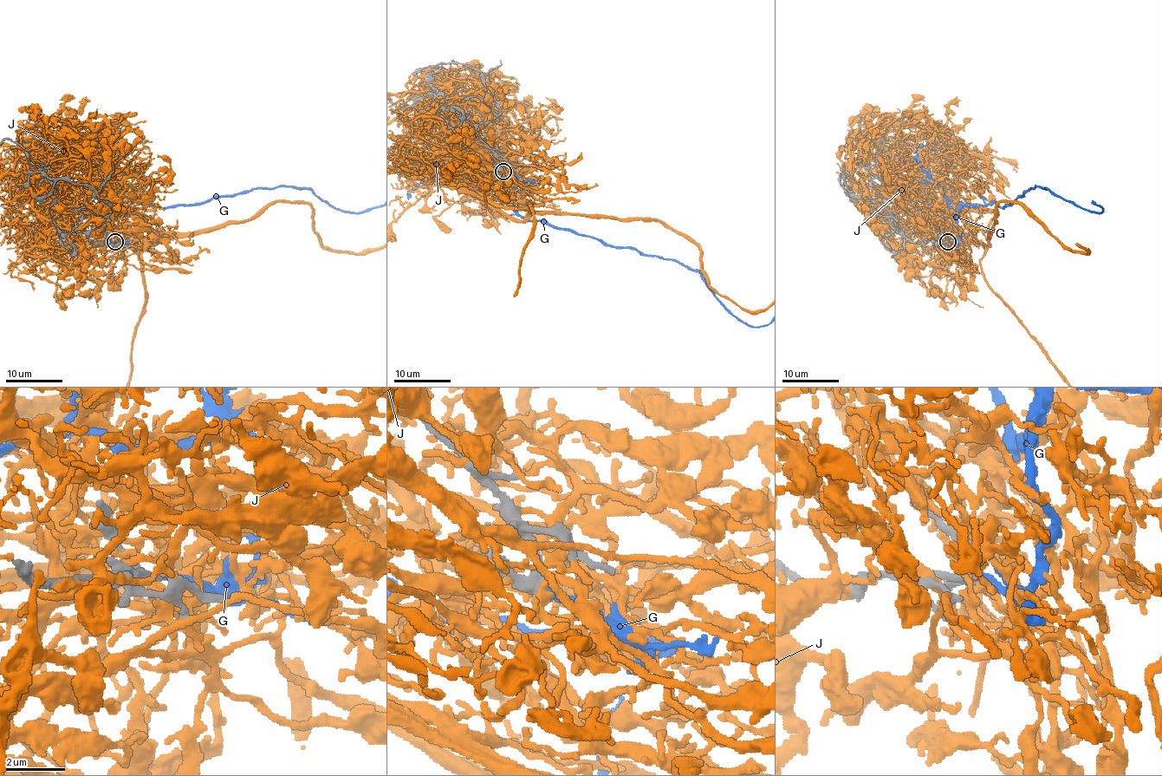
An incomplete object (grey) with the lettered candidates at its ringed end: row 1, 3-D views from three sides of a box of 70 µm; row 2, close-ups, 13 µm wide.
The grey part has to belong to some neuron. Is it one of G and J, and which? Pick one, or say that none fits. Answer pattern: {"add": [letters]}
{"add": ["G"]}

